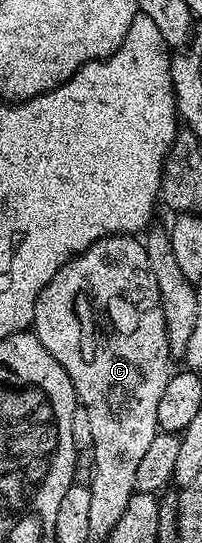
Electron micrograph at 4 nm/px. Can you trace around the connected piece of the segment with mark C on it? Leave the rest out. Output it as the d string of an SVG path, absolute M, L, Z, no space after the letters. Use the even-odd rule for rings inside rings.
M135 235L102 237L84 253L66 261L61 271L53 275L37 309L41 319L33 325L35 338L65 367L78 404L89 411L89 423L93 427L91 449L96 449L99 441L139 441L143 445L143 429L159 429L157 403L173 372L169 339L165 335L165 311L161 307L157 279L153 279L147 262L146 244ZM79 304L83 304L83 317L67 317L67 312L78 311Z

